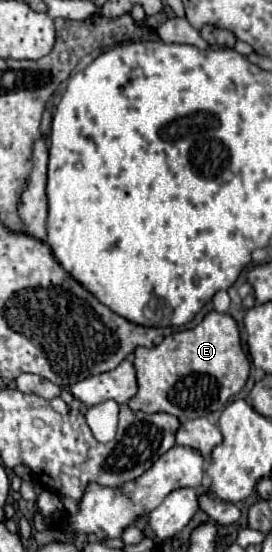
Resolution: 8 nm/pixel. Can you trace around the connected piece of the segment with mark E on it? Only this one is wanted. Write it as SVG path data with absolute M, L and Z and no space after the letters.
M210 311L194 329L168 335L160 345L134 351L138 393L128 401L132 411L170 413L182 423L222 409L248 381L250 361L240 345L238 325L228 313Z

